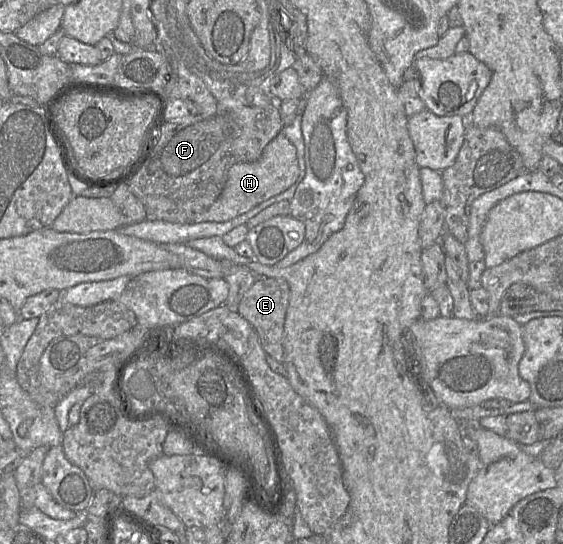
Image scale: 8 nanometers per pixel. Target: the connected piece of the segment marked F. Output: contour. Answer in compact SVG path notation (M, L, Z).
M277 103L266 106L220 106L210 116L190 116L166 122L157 146L142 169L129 182L130 192L143 204L146 219L171 223L194 223L194 217L206 211L220 196L229 169L240 162L258 160L267 144L283 129Z

